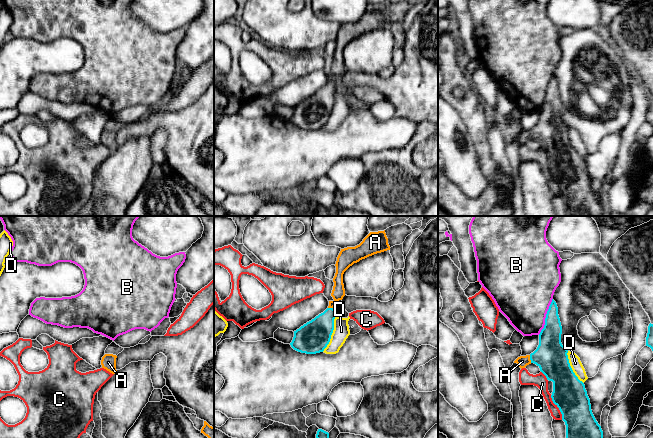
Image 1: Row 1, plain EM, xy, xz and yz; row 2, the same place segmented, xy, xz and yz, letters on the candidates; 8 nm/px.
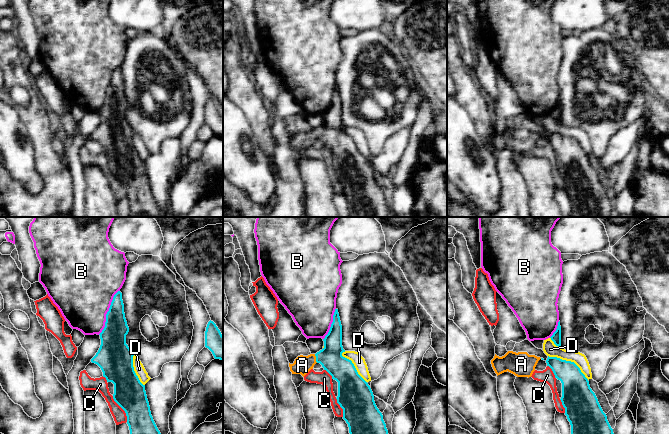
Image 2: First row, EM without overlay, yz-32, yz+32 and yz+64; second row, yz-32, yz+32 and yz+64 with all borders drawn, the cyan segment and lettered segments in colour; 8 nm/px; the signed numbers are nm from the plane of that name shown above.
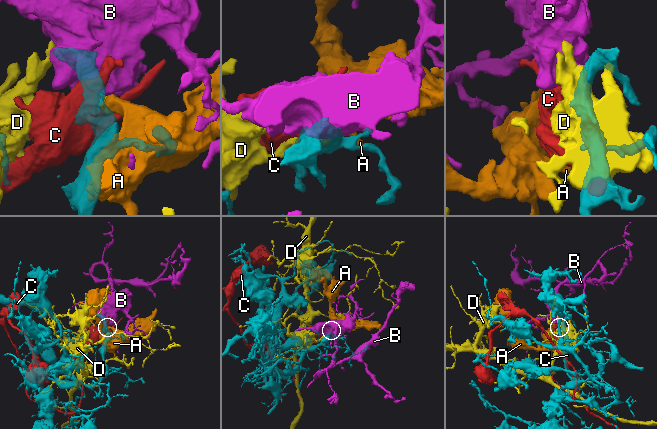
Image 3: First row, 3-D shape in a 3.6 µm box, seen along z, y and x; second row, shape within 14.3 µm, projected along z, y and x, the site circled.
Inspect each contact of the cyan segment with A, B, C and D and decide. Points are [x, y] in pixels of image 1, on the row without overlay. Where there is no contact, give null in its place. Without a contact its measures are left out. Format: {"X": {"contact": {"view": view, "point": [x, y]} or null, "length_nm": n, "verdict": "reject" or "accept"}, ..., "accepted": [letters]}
{"A": {"contact": {"view": "yz", "point": [530, 135]}, "length_nm": 70, "verdict": "accept"}, "B": {"contact": {"view": "yz", "point": [546, 92]}, "length_nm": 320, "verdict": "reject"}, "C": {"contact": {"view": "yz", "point": [557, 182]}, "length_nm": 220, "verdict": "reject"}, "D": {"contact": {"view": "xz", "point": [331, 110]}, "length_nm": 300, "verdict": "reject"}, "accepted": ["A"]}

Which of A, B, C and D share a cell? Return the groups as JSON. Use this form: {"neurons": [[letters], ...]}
{"neurons": [["A"], ["B"], ["C"], ["D"]]}

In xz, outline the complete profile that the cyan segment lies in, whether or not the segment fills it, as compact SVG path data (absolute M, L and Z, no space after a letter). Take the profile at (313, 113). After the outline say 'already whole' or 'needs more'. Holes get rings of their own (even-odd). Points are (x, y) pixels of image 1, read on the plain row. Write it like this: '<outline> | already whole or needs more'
M385 6L370 8L359 21L341 25L335 40L336 49L333 54L334 62L331 72L334 76L329 77L329 82L323 89L294 107L294 113L290 119L294 126L306 130L324 127L334 106L334 82L345 72L344 48L354 39L387 26L390 26L390 22Z | needs more

